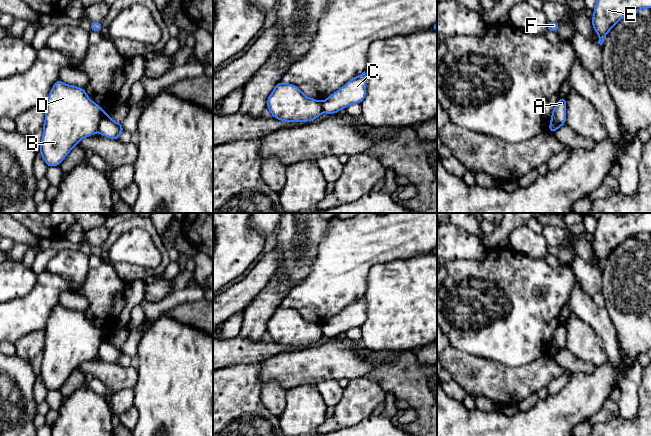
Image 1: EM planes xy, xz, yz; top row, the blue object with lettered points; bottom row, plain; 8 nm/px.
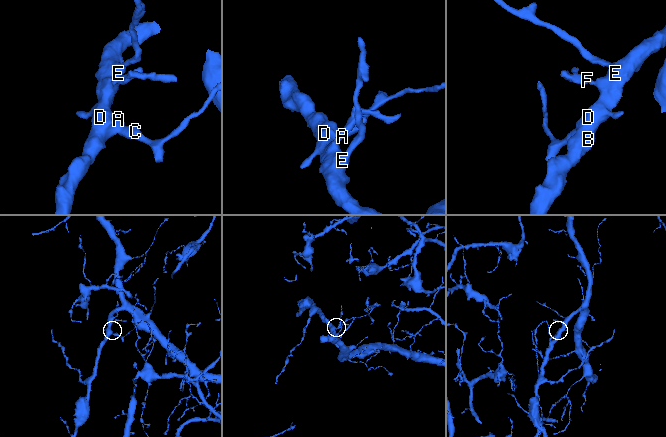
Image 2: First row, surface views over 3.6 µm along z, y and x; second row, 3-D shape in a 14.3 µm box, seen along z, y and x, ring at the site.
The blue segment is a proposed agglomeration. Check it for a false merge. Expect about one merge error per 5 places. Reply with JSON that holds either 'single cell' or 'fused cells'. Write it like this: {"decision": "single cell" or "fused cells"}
{"decision": "fused cells"}

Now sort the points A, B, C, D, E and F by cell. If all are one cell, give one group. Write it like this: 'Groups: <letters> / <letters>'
Groups: A B D E F / C

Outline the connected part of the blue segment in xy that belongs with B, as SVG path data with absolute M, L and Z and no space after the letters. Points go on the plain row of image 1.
M58 303L45 327L45 346L39 376L47 391L59 390L80 364L98 355L100 345L106 340L109 338L87 320L85 313L65 308Z

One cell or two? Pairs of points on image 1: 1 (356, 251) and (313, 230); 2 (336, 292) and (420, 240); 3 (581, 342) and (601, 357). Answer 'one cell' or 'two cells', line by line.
1: two cells
2: one cell
3: one cell

